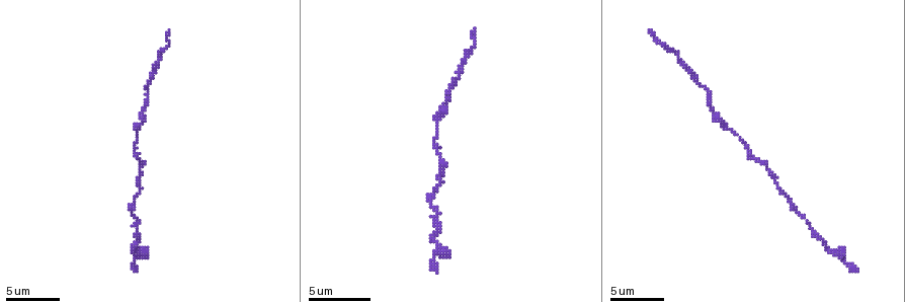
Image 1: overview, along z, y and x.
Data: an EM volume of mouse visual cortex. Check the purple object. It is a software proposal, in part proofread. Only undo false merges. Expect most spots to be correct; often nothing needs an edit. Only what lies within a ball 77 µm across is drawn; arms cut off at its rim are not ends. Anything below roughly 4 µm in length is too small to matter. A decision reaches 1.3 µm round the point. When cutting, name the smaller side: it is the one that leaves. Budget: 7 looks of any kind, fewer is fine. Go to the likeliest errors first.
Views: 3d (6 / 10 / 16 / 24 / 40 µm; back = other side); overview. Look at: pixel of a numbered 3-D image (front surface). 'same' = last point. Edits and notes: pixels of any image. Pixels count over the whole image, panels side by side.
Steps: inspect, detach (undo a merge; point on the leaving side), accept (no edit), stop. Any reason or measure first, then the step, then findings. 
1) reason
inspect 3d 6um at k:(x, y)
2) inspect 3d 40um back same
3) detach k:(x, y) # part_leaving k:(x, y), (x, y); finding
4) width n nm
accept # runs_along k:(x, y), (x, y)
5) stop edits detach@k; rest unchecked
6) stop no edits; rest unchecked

thick turns thin
inspect 3d 6um at 1:(134, 249)

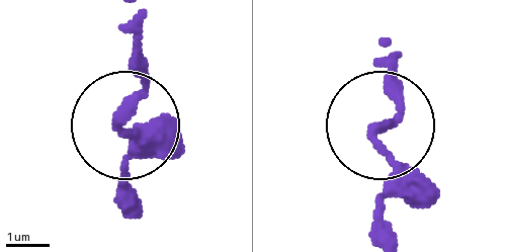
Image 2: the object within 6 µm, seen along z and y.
width 240 nm
accept # runs_along 2:(138, 18), (127, 211); continuous, no second cell

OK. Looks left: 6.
sudden change in width
inspect 3d 16um at 1:(733, 131)

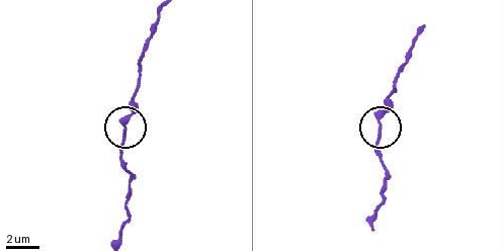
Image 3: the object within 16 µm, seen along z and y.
width 210 nm
accept # runs_along 3:(119, 156), (123, 124), (135, 97); continuous, no second cell

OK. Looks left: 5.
a narrow waist
inspect 3d 10um at 1:(676, 56)

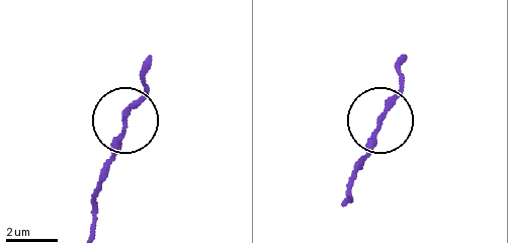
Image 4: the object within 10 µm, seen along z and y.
width 160 nm
accept # runs_along 4:(348, 206), (353, 177), (382, 111), (403, 81); all the same cell

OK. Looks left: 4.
stop no edits; rest unchecked

